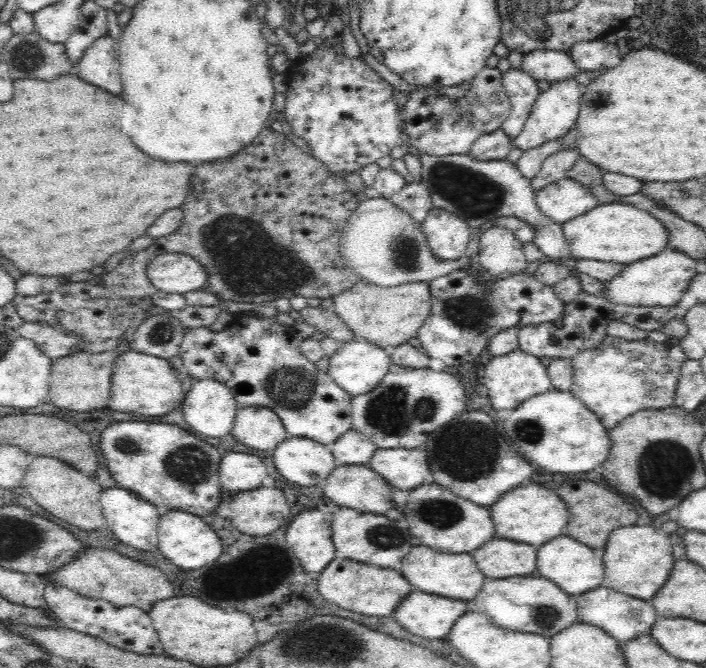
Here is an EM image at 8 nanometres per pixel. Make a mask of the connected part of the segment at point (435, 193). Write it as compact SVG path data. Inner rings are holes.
M421 154L421 183L430 191L433 206L444 209L462 219L473 230L498 217L516 217L532 227L532 243L540 249L544 258L572 265L575 262L568 242L563 235L562 224L544 216L536 204L536 193L531 180L521 170L507 161L476 161L470 155L453 154L432 156Z

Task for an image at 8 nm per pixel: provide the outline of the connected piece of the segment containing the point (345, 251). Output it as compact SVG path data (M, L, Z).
M382 197L359 203L348 219L339 251L350 273L356 273L370 284L384 288L414 281L431 281L462 269L466 263L464 258L442 261L434 257L422 229L414 225L414 219L390 199Z

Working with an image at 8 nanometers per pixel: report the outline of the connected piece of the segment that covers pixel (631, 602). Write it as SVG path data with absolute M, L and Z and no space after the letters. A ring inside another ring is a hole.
M602 585L576 596L576 602L578 622L601 628L619 644L640 635L651 634L652 624L658 617L650 601L642 601Z

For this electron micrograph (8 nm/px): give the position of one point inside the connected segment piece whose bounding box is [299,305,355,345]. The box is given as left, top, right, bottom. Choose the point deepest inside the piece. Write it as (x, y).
(326, 321)

